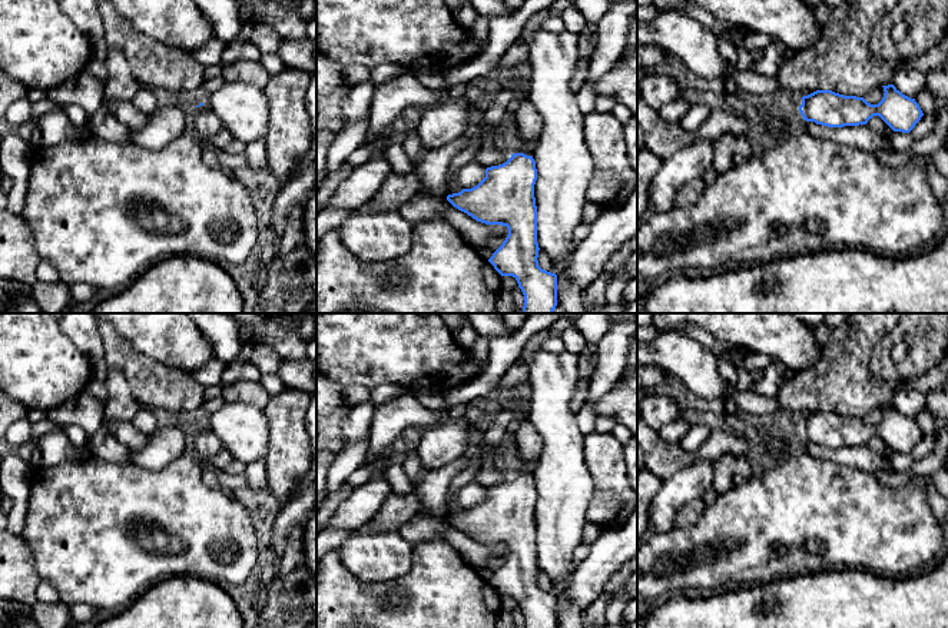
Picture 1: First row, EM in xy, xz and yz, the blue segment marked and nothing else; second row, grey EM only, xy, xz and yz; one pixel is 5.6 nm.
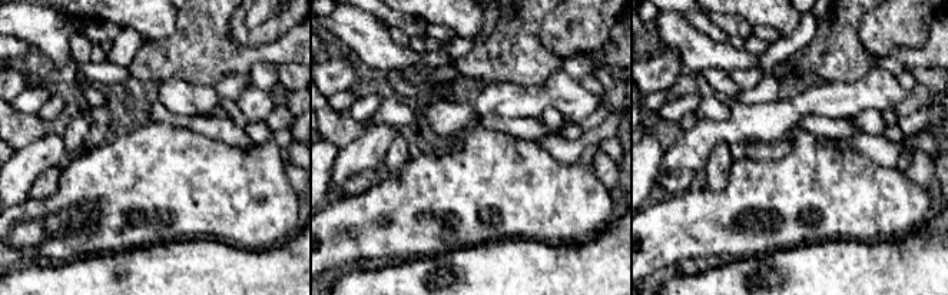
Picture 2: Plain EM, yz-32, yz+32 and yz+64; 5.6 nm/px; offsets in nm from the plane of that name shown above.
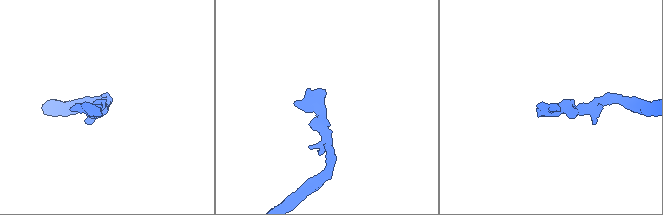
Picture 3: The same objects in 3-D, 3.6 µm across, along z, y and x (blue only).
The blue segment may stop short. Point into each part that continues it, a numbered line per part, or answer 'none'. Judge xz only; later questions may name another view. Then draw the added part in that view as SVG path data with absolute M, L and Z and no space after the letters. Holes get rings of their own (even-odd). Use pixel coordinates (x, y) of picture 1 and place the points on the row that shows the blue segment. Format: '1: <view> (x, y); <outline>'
1: xz (524, 146); M511 127L511 140L514 143L514 153L524 153L527 156L533 156L533 150L536 146L536 140L516 139L514 129Z

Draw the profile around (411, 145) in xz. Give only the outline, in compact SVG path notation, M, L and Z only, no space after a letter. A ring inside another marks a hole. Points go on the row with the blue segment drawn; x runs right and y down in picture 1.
M410 130L405 140L402 142L402 149L410 160L414 160L414 157L418 154L421 149L421 142L415 130Z

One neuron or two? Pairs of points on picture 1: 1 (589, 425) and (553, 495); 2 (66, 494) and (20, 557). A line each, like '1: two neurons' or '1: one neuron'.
1: two neurons
2: two neurons

